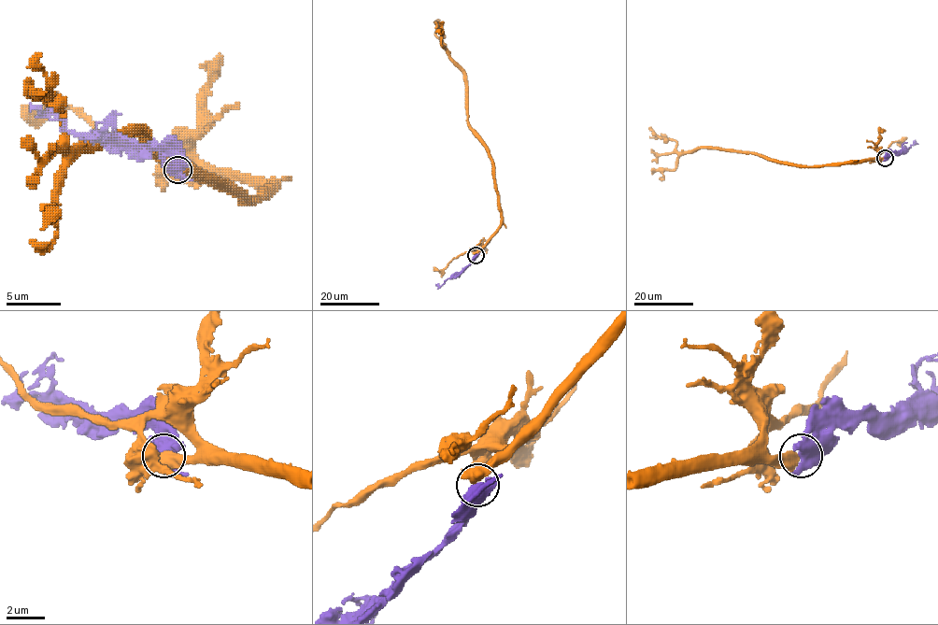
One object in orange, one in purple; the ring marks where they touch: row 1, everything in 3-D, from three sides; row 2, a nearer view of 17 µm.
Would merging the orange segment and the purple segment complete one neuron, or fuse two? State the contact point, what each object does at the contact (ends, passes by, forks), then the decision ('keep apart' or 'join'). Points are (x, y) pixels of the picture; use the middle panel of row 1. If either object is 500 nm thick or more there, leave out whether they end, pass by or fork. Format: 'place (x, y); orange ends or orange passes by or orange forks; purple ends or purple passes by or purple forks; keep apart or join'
place (476, 255); keep apart

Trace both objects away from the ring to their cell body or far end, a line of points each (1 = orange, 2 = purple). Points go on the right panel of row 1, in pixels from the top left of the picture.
1: (884, 158), (797, 166), (733, 149), (694, 149), (678, 152), (675, 141), (659, 137), (648, 127)
2: (885, 158), (890, 152), (906, 149), (916, 140)

